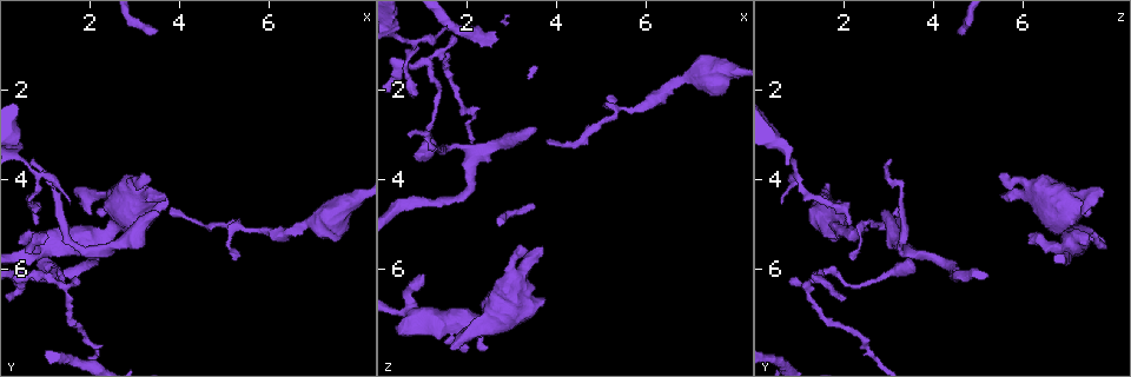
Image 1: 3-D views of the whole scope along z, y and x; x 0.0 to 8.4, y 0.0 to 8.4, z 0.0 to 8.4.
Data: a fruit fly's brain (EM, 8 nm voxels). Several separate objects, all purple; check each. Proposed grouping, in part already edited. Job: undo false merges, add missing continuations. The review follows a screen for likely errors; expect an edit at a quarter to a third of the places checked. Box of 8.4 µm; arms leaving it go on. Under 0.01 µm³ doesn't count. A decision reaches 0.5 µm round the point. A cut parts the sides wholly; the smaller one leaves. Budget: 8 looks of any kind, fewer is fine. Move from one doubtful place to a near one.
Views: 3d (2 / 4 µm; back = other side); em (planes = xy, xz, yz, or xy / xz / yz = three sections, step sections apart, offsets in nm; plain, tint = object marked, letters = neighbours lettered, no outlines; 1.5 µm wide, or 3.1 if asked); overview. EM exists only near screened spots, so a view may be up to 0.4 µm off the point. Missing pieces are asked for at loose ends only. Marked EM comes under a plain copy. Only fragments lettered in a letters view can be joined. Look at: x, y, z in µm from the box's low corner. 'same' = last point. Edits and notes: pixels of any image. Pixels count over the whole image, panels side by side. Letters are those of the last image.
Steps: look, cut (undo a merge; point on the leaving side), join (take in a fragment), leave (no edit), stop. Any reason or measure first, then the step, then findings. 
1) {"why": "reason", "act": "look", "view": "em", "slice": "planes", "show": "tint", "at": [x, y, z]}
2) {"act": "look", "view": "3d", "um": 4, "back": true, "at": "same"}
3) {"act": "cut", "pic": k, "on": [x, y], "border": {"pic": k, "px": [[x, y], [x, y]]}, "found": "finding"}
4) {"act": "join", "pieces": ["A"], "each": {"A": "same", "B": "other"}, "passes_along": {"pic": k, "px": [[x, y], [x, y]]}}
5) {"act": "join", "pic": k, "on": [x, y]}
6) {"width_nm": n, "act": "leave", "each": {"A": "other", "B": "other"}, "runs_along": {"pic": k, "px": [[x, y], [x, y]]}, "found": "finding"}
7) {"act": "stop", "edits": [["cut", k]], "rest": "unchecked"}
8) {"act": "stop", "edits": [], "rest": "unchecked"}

{"why": "branch stops here", "act": "look", "view": "3d", "um": 2, "back": true, "at": [1.75, 6.15, 0.85]}

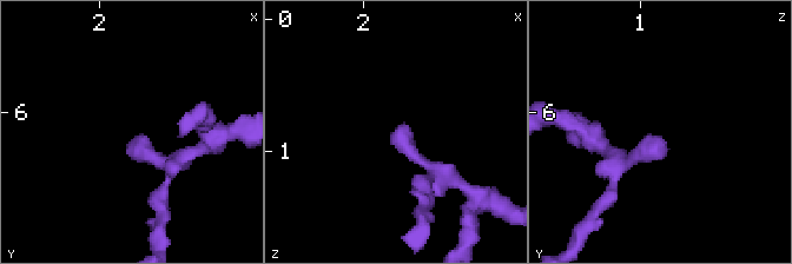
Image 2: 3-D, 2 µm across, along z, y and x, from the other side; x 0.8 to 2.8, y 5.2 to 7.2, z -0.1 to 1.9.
{"why": "need the tissue", "act": "look", "view": "em", "slice": "planes", "show": "letters", "at": [1.72, 6.16, 0.84]}

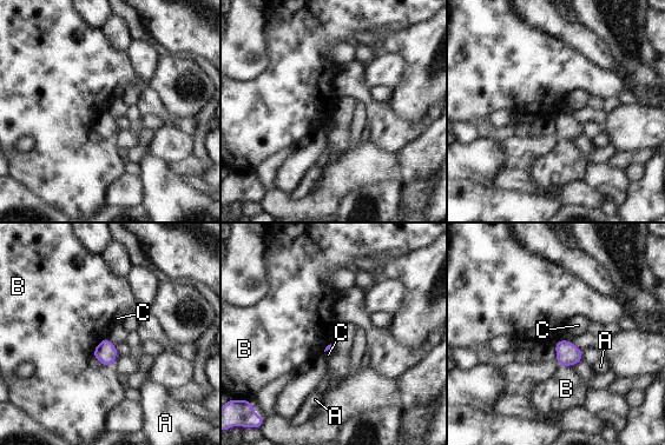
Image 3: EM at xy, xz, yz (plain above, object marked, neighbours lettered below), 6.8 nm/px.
{"act": "leave", "each": {"A": "other", "B": "other", "C": "other"}, "border": {"pic": 3, "px": [[106, 337], [97, 345], [91, 356]]}, "found": "no lettered fragment goes on from it"}

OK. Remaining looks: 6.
{"why": "thick turns thin", "act": "look", "view": "3d", "um": 4, "at": [7.00, 4.95, 1.75]}

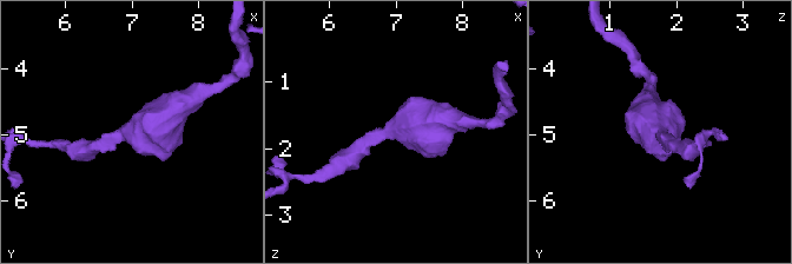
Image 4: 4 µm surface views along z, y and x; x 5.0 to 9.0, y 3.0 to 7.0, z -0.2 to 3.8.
{"arm_widths_nm": [220, 380], "why": "now the EM", "act": "look", "view": "em", "slice": "yz", "step": 8, "show": "tint", "at": [7.05, 5.00, 1.75]}

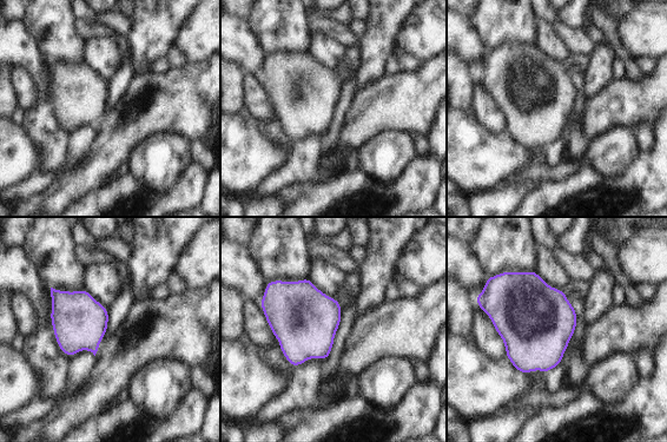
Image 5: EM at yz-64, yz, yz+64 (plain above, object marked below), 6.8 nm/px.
{"why": "another direction", "act": "look", "view": "em", "slice": "planes", "show": "letters", "at": "same"}

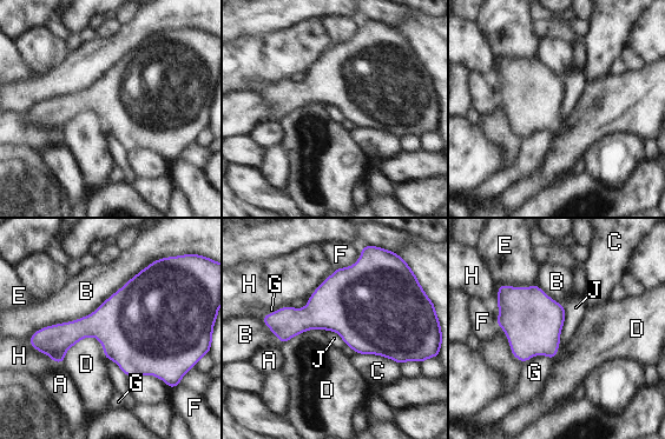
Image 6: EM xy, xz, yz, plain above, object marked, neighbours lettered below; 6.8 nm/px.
{"act": "leave", "each": {"A": "other", "B": "other", "C": "other", "D": "other", "E": "other", "F": "other", "G": "other", "H": "other", "J": "other"}, "border": {"pic": 6, "px": [[107, 359], [85, 337], [63, 361]]}, "found": "all the same cell"}

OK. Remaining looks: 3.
{"why": "an open end", "act": "look", "view": "3d", "um": 4, "at": [3.15, 3.85, 5.50]}

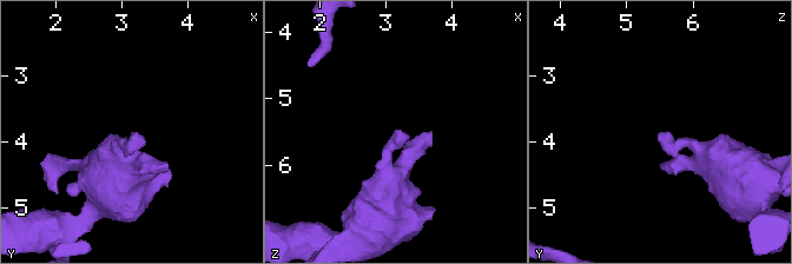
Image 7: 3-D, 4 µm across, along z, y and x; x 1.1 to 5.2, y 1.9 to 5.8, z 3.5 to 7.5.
{"act": "look", "view": "em", "slice": "yz", "step": 4, "show": "letters", "at": [3.15, 3.90, 5.50]}

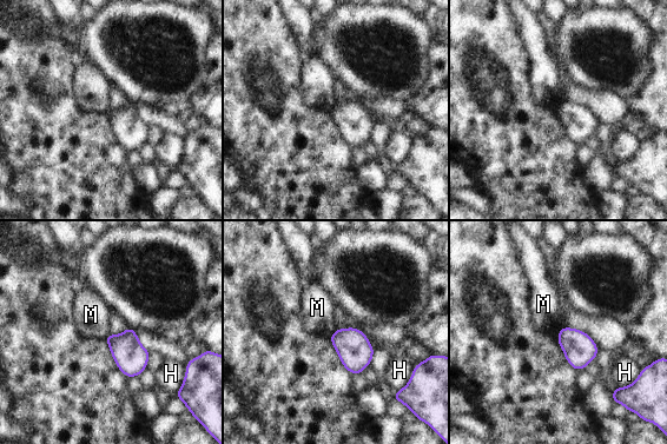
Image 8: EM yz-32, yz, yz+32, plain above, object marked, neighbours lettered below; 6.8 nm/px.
{"why": "another direction", "act": "look", "view": "em", "slice": "planes", "show": "letters", "at": "same"}

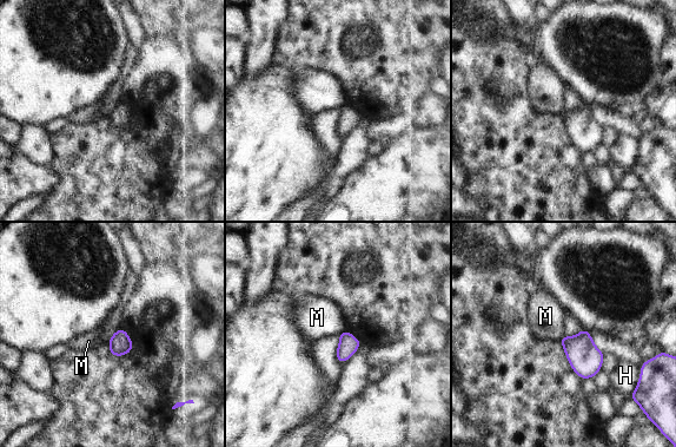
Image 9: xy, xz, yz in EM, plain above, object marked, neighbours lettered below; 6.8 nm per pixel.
{"act": "leave", "each": {"H": "other", "M": "other"}, "border": {"pic": 9, "px": [[345, 329], [337, 335]]}, "found": "no lettered fragment goes on from it"}

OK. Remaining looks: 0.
{"act": "stop", "edits": [], "rest": "unchecked"}

